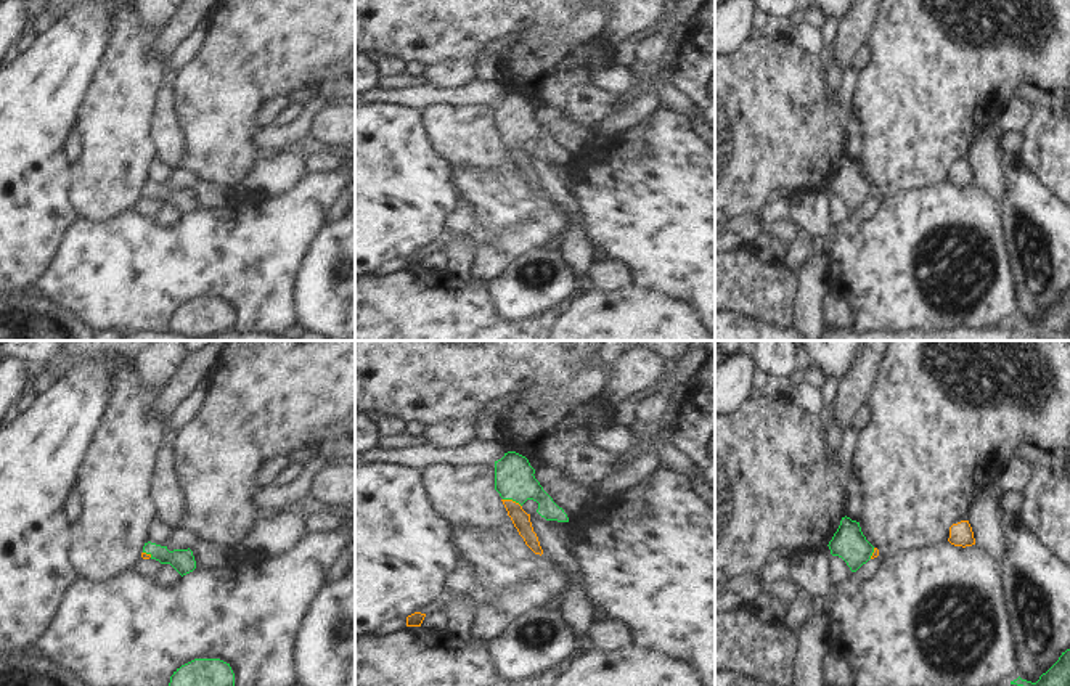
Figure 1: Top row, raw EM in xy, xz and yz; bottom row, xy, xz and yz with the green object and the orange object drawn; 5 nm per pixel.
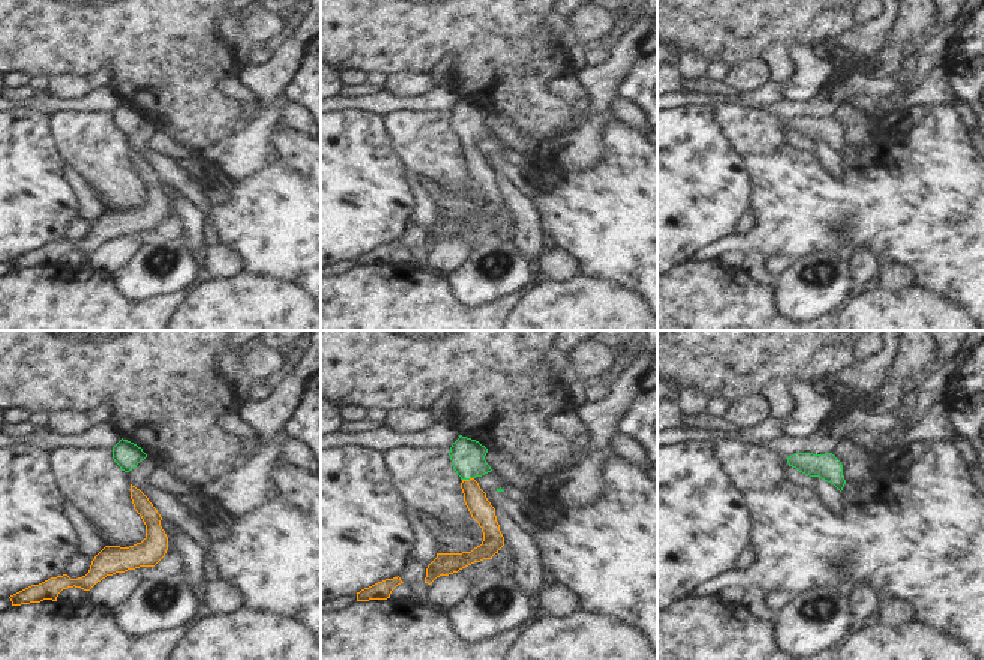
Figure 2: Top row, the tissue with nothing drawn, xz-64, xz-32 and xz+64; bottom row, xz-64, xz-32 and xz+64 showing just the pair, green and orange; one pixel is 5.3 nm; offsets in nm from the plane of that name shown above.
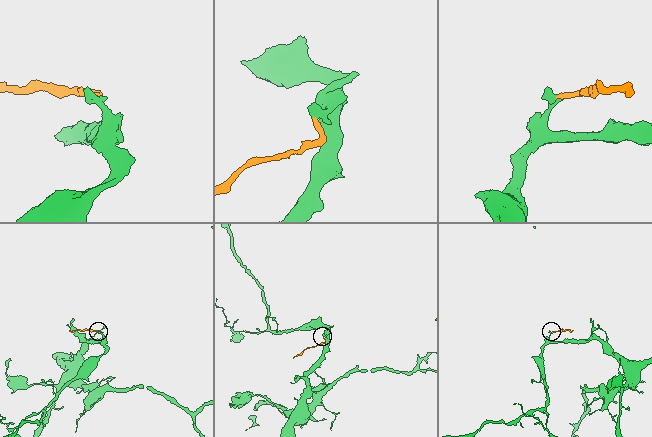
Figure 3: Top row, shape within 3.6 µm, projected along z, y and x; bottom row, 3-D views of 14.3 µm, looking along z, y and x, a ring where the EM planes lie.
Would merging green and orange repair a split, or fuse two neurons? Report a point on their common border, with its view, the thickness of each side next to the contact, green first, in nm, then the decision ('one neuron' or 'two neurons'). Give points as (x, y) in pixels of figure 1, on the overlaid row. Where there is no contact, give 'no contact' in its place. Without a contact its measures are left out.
meets green in xz at (513, 500); 200 nm thick on the green side, 90 nm on the other; one neuron

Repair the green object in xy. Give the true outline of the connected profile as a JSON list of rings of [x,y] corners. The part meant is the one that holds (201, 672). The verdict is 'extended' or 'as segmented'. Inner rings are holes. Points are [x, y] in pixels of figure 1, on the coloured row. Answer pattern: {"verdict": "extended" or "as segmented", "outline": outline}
{"verdict": "as segmented", "outline": [[[194,659],[174,672],[169,686],[235,686],[235,673],[220,659]]]}

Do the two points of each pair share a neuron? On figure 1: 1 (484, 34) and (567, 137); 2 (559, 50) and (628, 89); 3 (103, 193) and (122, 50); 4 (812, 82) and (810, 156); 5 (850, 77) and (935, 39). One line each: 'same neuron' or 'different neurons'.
1: different neurons
2: different neurons
3: same neuron
4: same neuron
5: different neurons

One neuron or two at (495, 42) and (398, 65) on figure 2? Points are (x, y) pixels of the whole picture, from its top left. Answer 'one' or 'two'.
one

